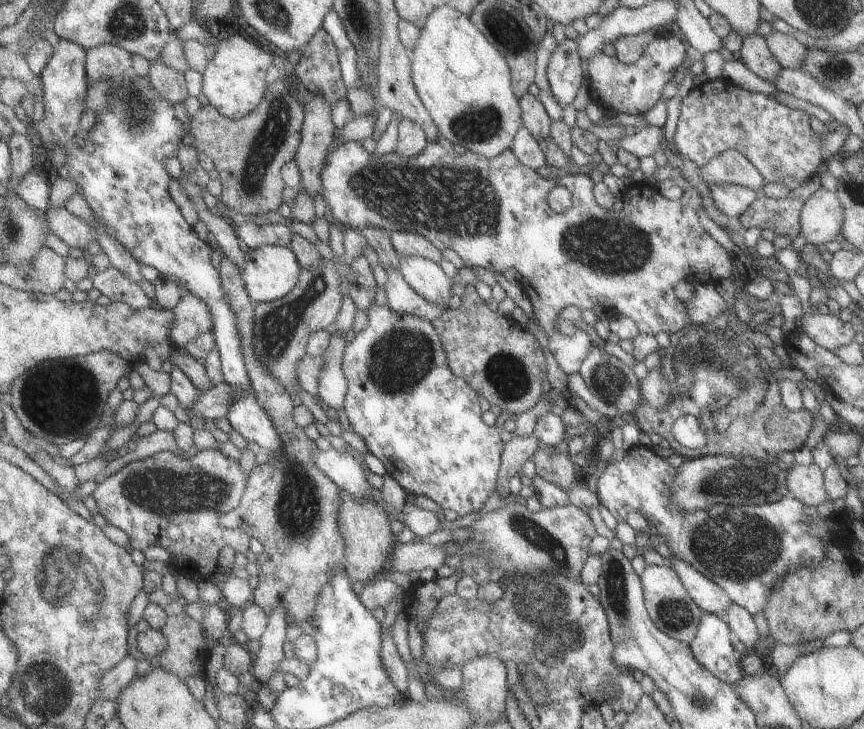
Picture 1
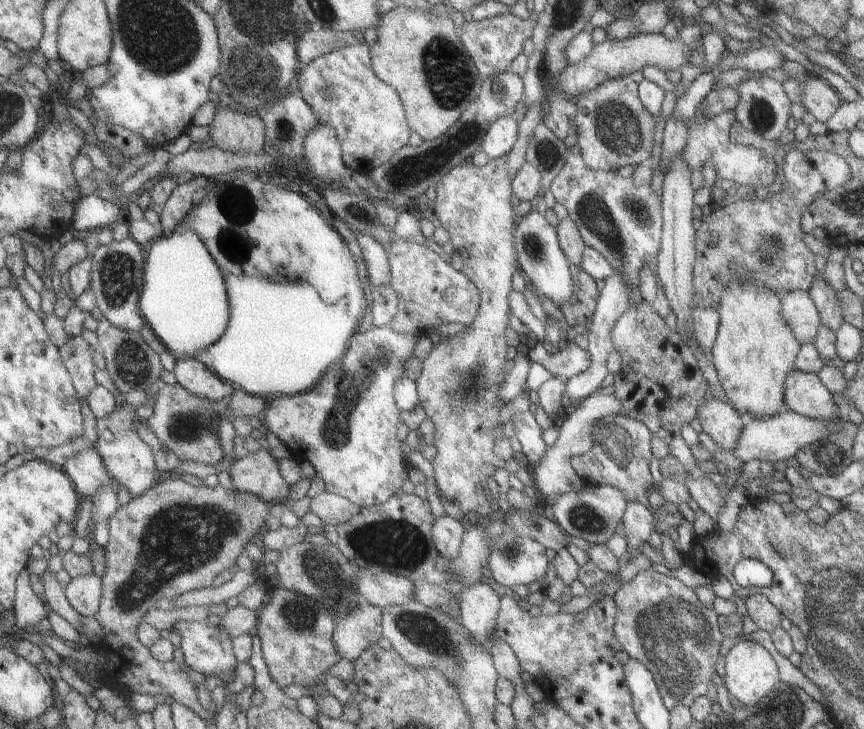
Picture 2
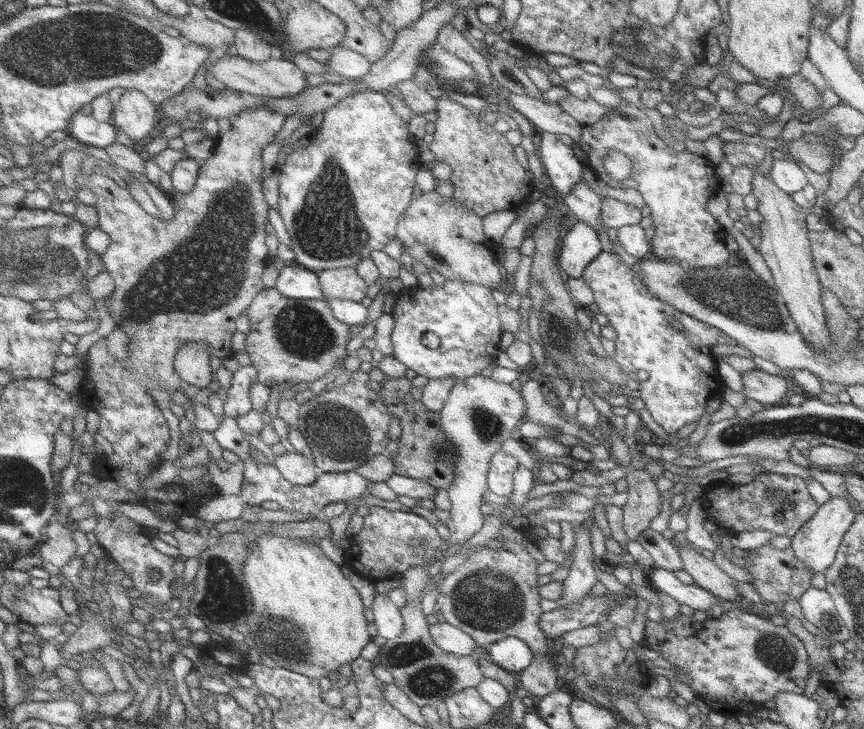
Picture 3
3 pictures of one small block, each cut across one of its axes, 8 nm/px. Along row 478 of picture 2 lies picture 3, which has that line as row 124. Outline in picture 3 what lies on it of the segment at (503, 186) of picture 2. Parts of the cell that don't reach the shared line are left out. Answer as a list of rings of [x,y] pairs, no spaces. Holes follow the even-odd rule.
[[[448,97],[438,98],[436,114],[434,140],[429,147],[437,161],[451,168],[449,182],[453,184],[453,200],[479,216],[517,208],[529,196],[531,184],[527,184],[529,178],[525,170],[515,162],[513,148],[504,134],[481,132],[477,116]]]

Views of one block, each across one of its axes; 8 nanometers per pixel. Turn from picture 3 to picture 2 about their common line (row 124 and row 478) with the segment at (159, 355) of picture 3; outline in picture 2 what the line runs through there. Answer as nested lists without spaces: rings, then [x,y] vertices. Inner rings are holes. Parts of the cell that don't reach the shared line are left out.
[[[265,450],[238,456],[227,470],[233,486],[259,494],[259,498],[265,498],[267,502],[283,500],[290,485],[283,478],[282,463],[273,457],[275,454]]]

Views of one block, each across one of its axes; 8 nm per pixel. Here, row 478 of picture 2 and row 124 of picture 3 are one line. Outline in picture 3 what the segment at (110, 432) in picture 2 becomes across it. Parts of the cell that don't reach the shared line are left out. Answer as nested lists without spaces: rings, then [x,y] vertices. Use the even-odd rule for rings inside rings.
[[[125,90],[119,101],[114,105],[113,116],[112,124],[115,128],[125,133],[129,138],[135,140],[135,142],[139,142],[144,138],[151,139],[162,126],[162,123],[160,122],[159,107],[157,107],[157,105],[140,90]]]

